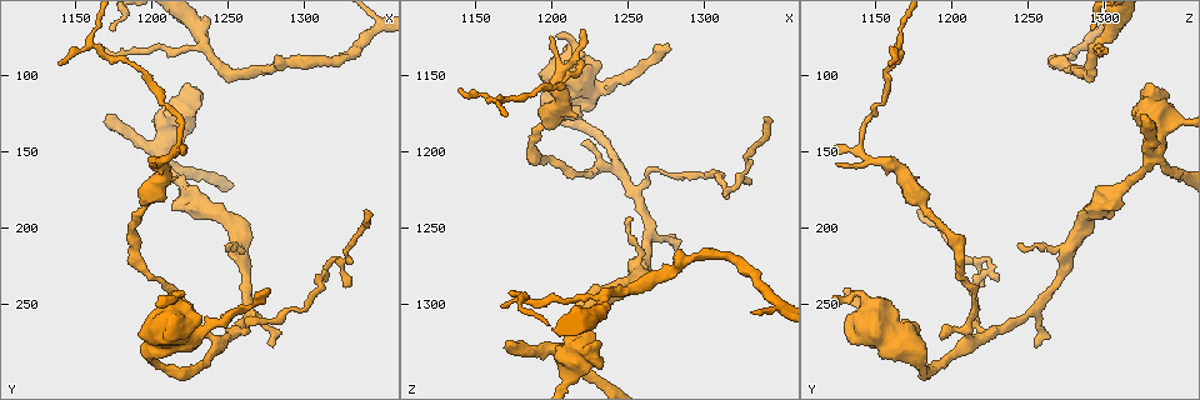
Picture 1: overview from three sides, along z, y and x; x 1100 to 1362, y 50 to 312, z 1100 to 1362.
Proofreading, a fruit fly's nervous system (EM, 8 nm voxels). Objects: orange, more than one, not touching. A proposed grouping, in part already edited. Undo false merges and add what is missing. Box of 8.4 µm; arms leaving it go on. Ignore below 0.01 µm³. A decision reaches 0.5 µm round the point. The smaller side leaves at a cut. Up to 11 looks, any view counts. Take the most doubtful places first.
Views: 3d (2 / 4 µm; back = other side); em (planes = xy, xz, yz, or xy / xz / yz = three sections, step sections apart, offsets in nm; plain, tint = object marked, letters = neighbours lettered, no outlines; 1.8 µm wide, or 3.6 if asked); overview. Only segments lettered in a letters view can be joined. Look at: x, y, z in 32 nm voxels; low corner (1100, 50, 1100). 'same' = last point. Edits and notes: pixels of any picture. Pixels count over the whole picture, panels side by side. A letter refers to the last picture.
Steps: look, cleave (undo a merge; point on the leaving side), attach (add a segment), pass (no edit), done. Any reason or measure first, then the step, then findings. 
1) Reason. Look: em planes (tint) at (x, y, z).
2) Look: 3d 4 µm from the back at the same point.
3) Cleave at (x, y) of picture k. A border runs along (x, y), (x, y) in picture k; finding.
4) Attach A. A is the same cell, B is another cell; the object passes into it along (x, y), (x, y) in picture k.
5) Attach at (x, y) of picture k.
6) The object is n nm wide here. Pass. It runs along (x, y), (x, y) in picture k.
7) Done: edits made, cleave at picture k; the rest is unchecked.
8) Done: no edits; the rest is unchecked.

Sharp bend. Look: em planes (letters) at (1316, 222, 1226).

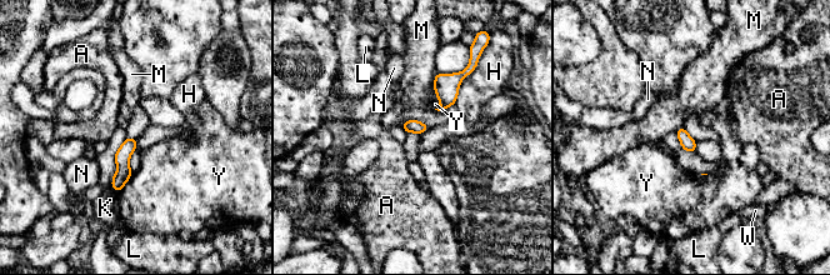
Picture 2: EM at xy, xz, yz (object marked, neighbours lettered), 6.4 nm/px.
The object is 80 nm wide here. Pass. A, H, K, L, M, N, W and Y are other cells; it runs along (133, 141), (116, 186) in picture 2; all the same neuron.

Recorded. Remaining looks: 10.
Look: em yz step 16 (tint) at (1234, 80, 1296).

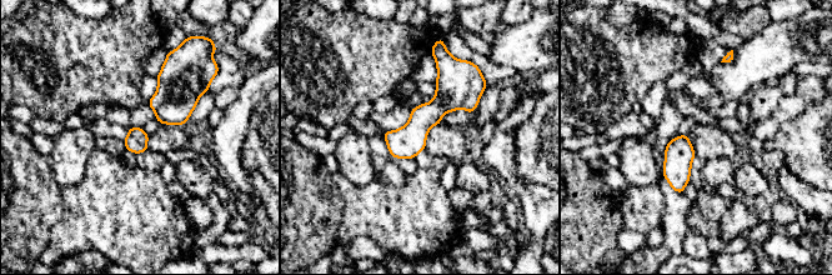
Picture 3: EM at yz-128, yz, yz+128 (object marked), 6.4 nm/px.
Another direction. Look: em xy step 8 (letters) at the same point.

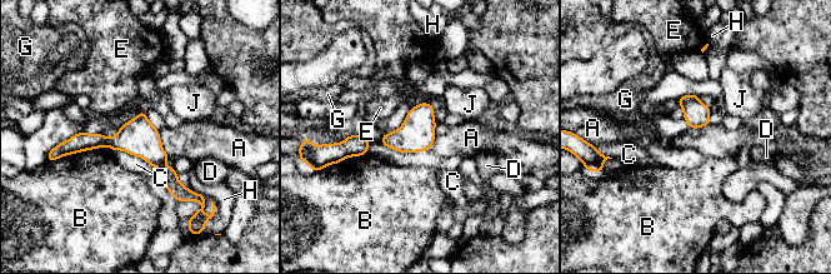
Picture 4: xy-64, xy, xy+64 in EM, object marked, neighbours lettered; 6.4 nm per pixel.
Pass. A, B, C, D, E, G, H and J are other cells; a border runs along (436, 124), (434, 143), (430, 150) in picture 4; one neuron here.

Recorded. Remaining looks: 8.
Arms part here. Look: 3d 2 µm at (1254, 214, 1276).

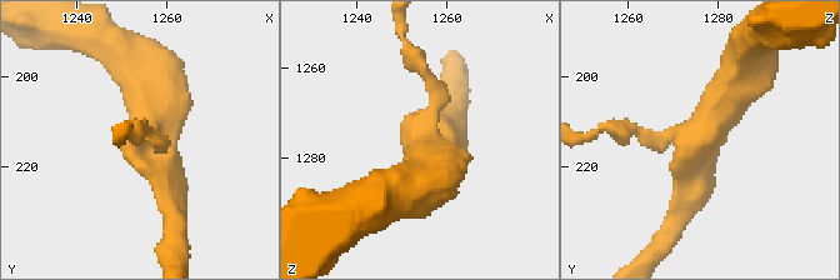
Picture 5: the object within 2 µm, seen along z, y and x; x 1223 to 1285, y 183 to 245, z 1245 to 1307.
Need the tissue. Look: em 3.6 µm xz step 8 (tint) at (1256, 213, 1276).

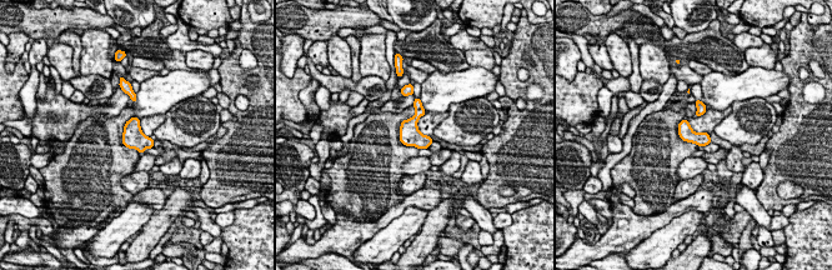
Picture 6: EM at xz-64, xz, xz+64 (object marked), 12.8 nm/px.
Look: em 3.6 µm planes (letters) at the same point.

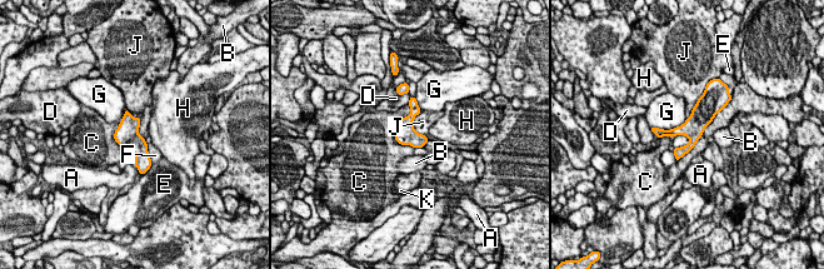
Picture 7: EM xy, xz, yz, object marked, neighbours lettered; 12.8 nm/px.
Pass. A, B, C, D, E, F, G, H, J and K are other cells; it runs along (713, 105), (689, 129), (658, 131) in picture 7; continuous, no second neuron.

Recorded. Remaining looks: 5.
Thin end. Look: em planes (letters) at (1168, 84, 1300).

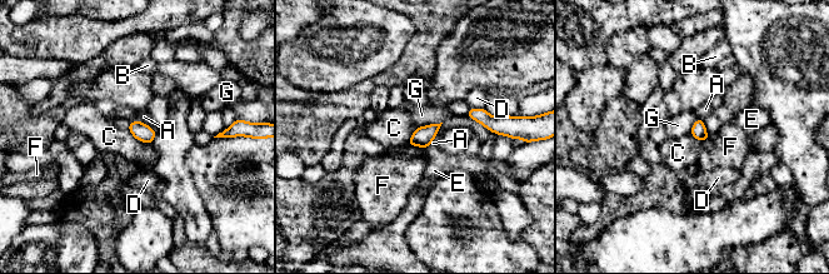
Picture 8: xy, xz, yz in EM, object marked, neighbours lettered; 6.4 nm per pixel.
Pass. A, B, C, D, E, F and G are other cells; a border runs along (126, 125), (135, 138), (150, 144) in picture 8; no lettered segment goes on from it.

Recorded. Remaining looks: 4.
Done: no edits; the rest is unchecked.

